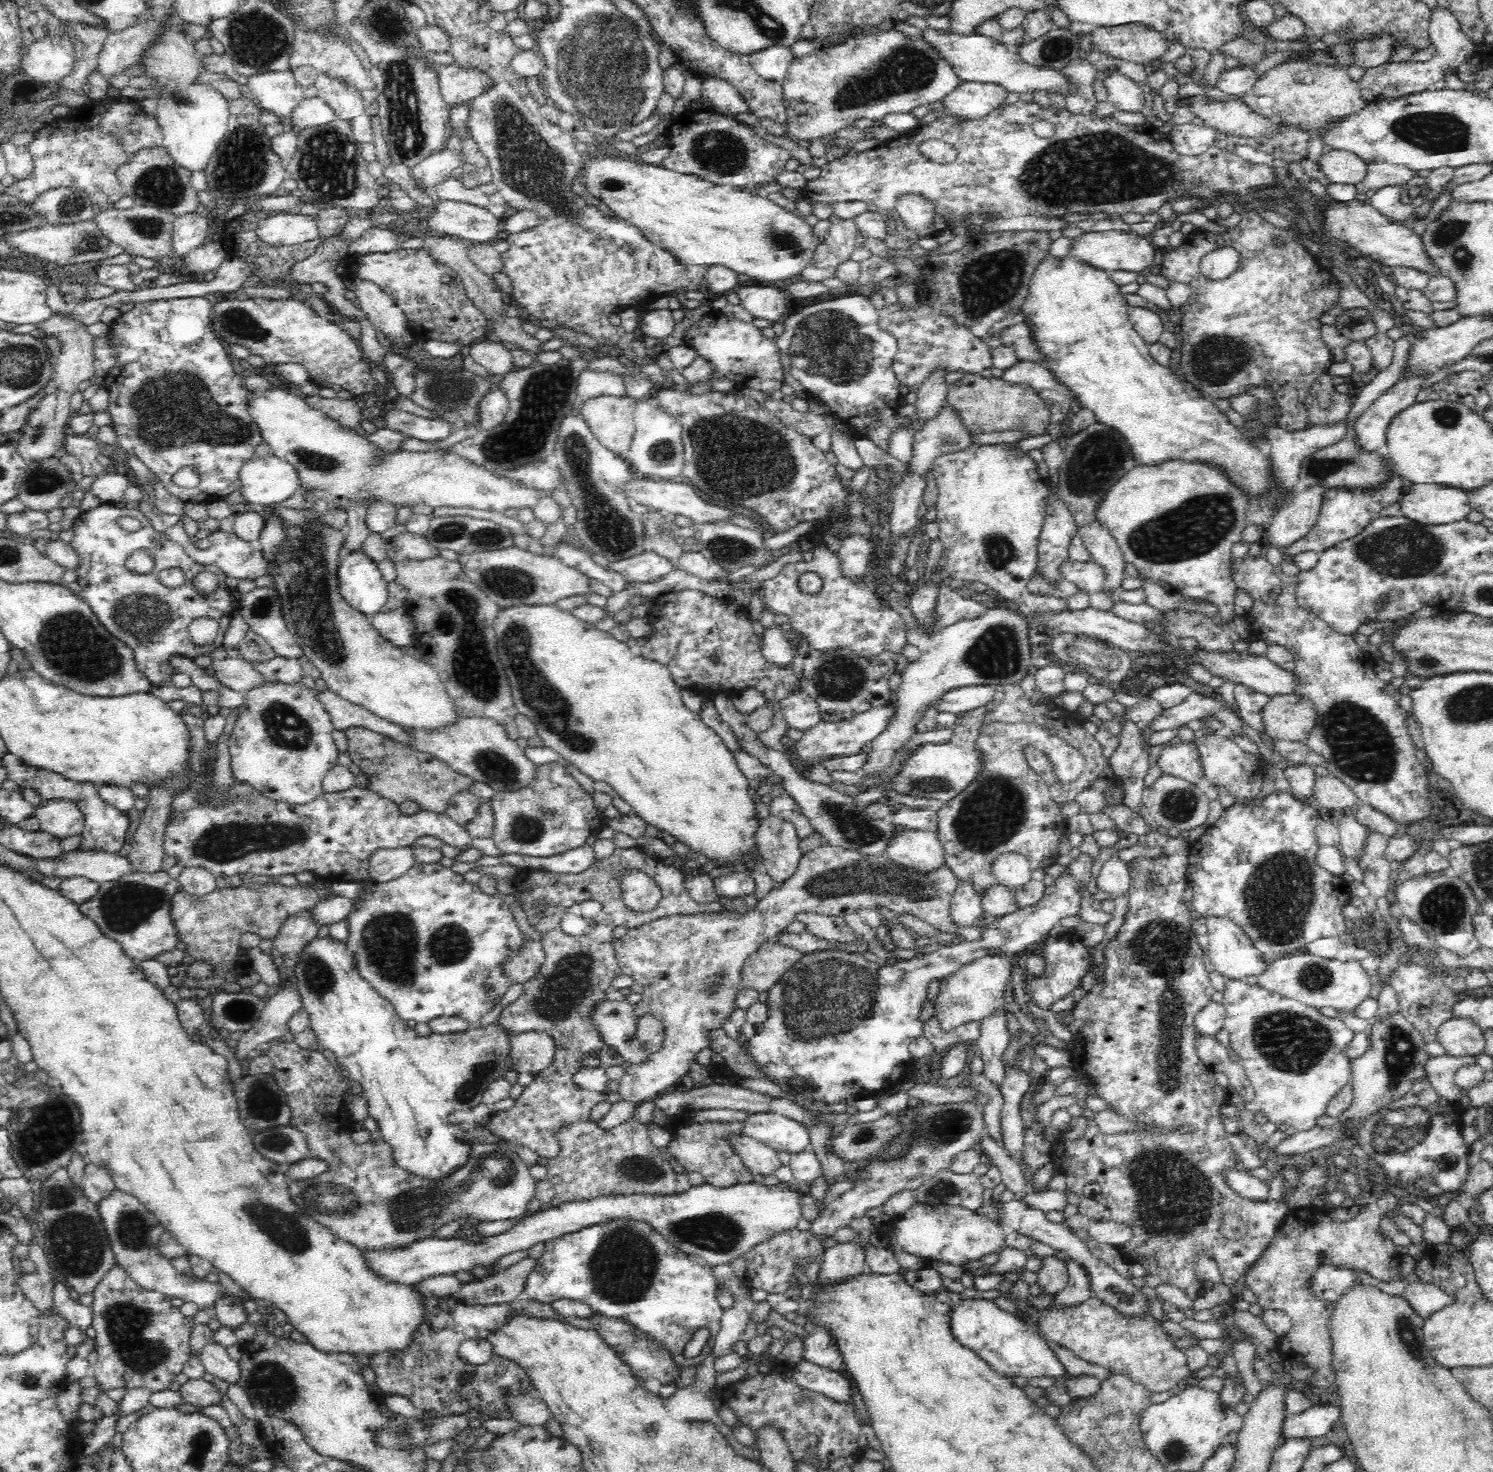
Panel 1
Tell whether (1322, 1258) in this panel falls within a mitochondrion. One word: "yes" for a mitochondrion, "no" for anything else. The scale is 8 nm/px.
no

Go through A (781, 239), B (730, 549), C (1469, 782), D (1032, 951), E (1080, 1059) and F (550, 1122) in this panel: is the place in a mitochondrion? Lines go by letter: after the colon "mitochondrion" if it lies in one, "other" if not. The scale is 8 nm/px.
A: mitochondrion
B: mitochondrion
C: other
D: other
E: other
F: other

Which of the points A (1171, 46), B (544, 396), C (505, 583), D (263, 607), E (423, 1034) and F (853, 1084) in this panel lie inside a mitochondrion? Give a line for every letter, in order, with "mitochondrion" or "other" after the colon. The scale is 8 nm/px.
A: other
B: mitochondrion
C: mitochondrion
D: mitochondrion
E: other
F: other

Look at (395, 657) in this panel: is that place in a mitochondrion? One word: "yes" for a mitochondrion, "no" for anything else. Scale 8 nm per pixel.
no

